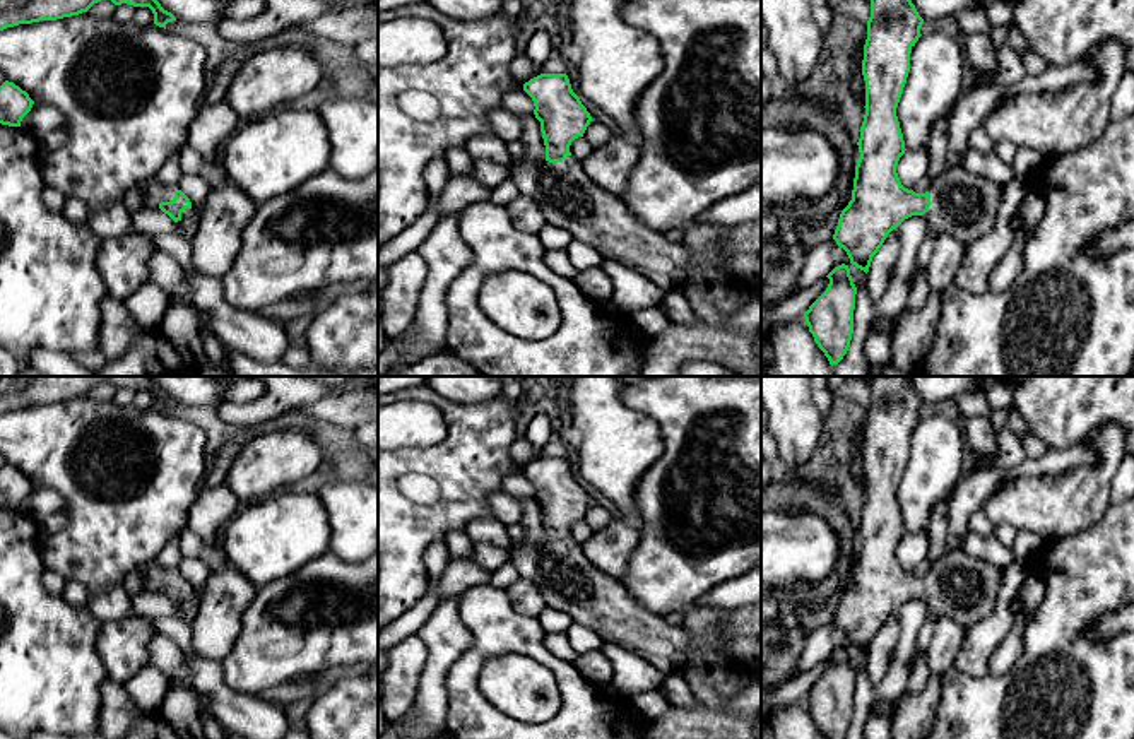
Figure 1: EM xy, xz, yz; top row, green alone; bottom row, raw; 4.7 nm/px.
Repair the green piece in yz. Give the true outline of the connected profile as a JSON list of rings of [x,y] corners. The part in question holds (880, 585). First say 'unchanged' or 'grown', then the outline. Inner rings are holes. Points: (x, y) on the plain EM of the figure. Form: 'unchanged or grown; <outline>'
grown; [[[874,376],[864,428],[862,458],[865,464],[865,498],[857,525],[860,541],[855,549],[852,583],[842,594],[833,623],[843,631],[850,647],[869,655],[872,640],[888,618],[912,599],[924,599],[932,618],[948,616],[963,626],[973,626],[992,614],[1004,582],[1004,570],[958,549],[932,563],[925,576],[901,568],[896,549],[905,537],[905,523],[896,491],[910,455],[910,436],[918,424],[924,402],[910,376]]]

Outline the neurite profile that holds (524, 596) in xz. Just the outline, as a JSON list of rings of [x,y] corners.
[[[520,576],[506,588],[506,594],[513,607],[525,616],[539,618],[546,609],[546,600],[532,580]]]

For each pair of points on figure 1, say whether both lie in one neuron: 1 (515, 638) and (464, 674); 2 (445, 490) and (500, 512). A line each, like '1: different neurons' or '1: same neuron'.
1: same neuron
2: different neurons

